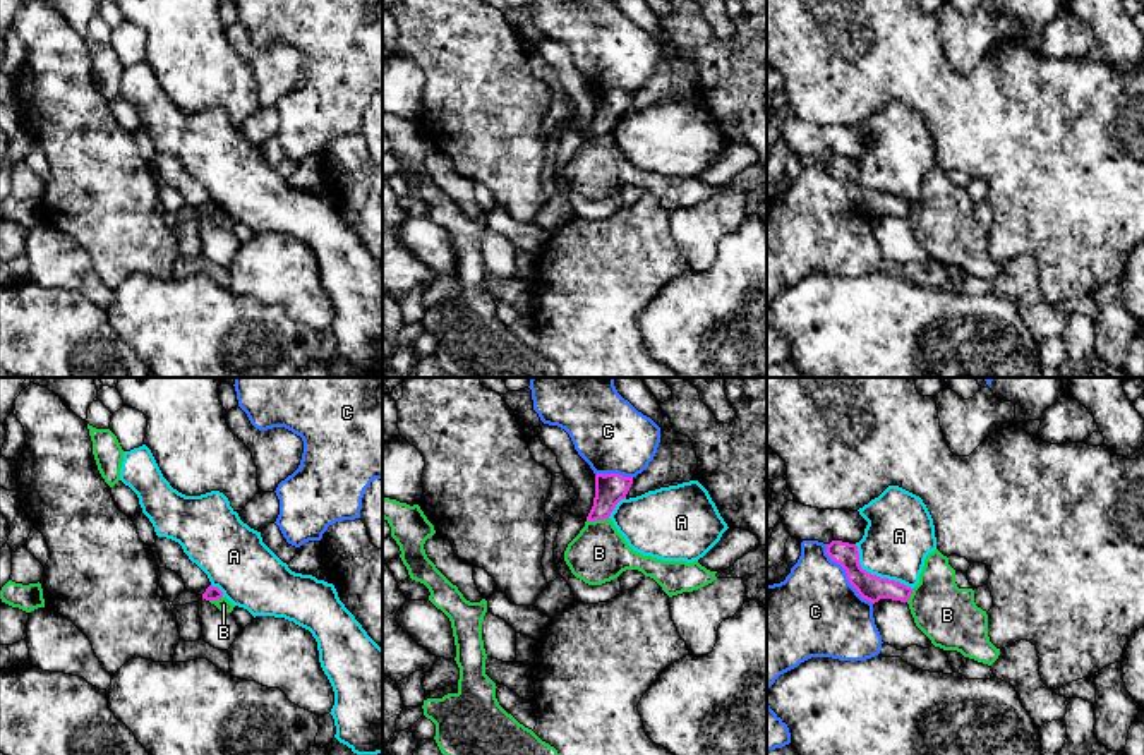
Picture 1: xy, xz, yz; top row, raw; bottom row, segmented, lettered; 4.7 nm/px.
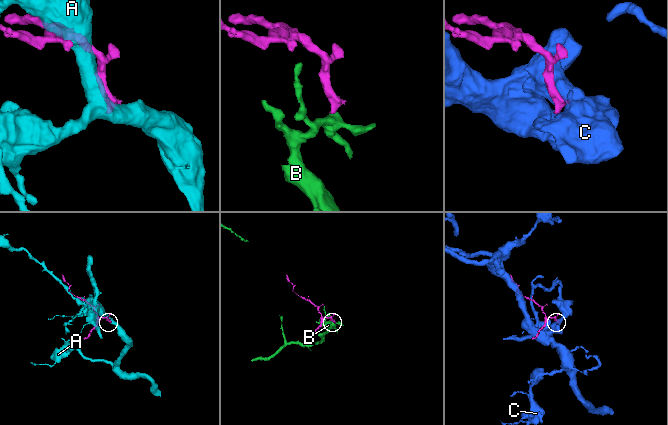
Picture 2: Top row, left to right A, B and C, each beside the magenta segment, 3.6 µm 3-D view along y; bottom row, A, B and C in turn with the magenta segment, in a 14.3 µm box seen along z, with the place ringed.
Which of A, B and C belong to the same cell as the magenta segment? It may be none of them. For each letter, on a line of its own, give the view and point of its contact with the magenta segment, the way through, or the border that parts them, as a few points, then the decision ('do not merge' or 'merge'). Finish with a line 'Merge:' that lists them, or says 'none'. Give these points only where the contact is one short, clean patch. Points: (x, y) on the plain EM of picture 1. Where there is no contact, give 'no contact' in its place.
A: contact yz (875, 191); do not merge
B: contact xz (597, 134); border xz (608, 132), (587, 136); do not merge
C: contact yz (846, 189); do not merge
Merge: none

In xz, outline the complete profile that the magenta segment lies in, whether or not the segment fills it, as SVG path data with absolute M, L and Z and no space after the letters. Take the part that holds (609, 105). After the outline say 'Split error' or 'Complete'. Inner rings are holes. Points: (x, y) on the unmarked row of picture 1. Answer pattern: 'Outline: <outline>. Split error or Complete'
Outline: M597 89L593 122L587 136L595 137L609 134L616 120L626 113L631 100L633 93L624 93L619 89Z. Complete

